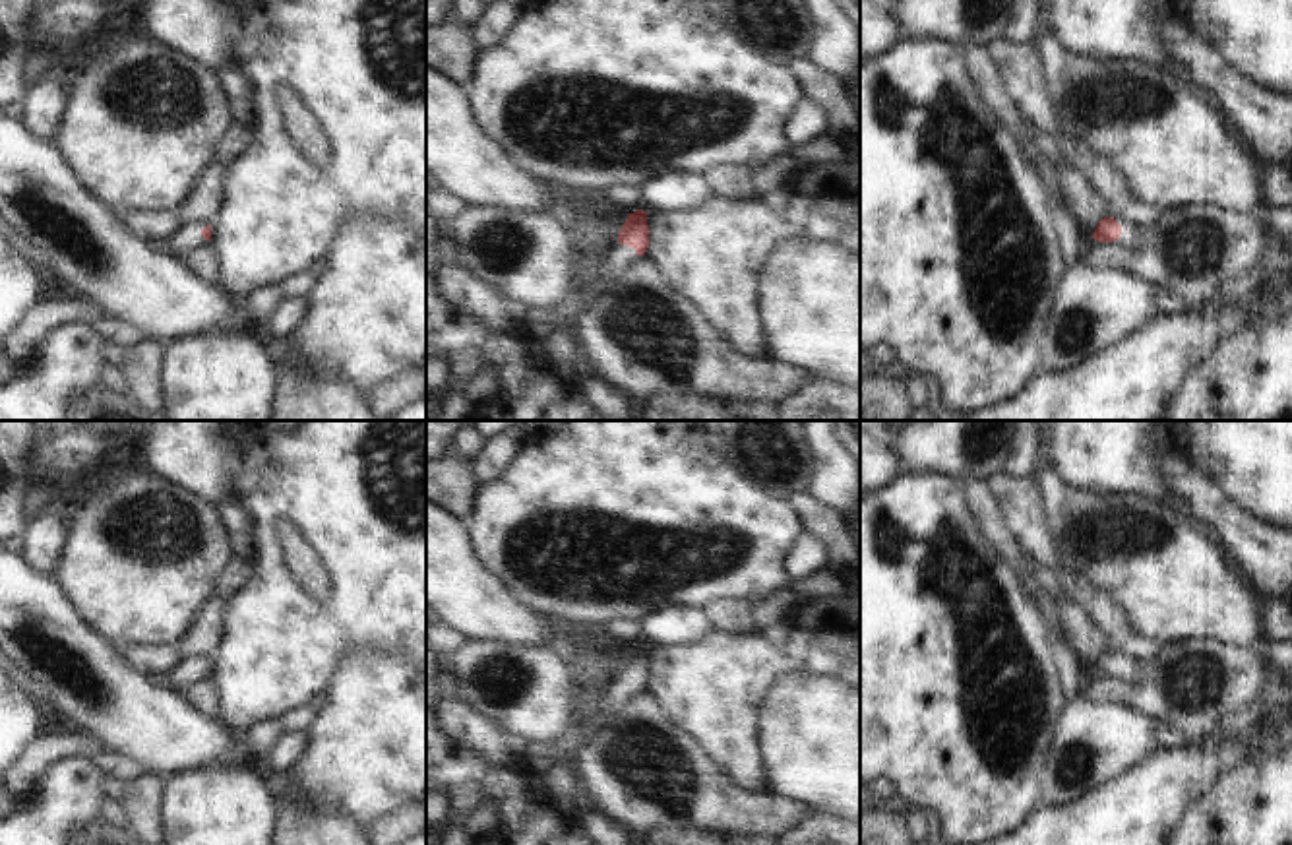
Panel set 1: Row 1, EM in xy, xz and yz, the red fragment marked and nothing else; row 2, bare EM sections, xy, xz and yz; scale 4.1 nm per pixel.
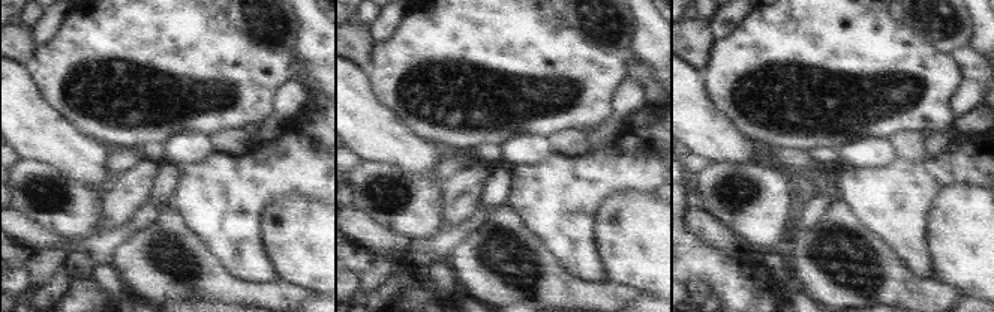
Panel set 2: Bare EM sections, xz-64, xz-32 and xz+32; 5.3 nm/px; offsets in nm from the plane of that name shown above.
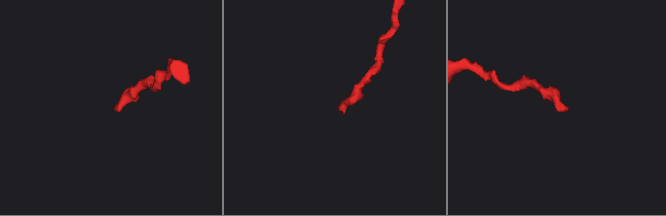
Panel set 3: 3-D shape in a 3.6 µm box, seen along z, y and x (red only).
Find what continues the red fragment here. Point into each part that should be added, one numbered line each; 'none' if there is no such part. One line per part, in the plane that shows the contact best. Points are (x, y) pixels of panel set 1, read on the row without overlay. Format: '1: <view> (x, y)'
1: xz (618, 690)

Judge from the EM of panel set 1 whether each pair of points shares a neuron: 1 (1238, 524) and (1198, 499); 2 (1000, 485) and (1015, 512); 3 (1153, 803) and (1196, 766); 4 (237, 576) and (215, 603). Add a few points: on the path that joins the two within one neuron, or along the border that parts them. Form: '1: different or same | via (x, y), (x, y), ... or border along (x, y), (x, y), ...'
1: same | via (1229, 524), (1207, 504)
2: same | via (1006, 491), (1015, 500), (1015, 506)
3: same | via (1163, 793), (1186, 772)
4: same | via (231, 582), (219, 597)

